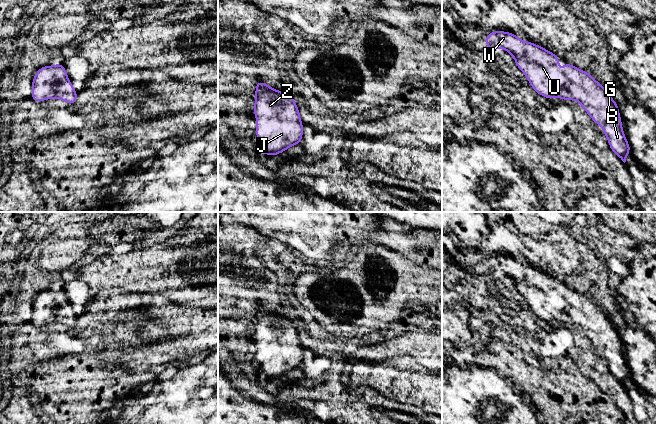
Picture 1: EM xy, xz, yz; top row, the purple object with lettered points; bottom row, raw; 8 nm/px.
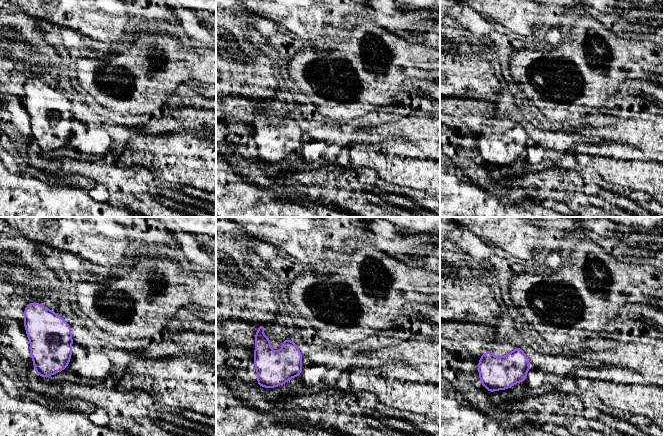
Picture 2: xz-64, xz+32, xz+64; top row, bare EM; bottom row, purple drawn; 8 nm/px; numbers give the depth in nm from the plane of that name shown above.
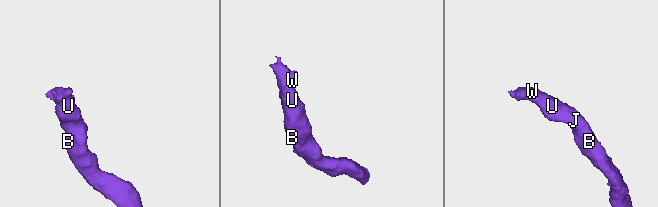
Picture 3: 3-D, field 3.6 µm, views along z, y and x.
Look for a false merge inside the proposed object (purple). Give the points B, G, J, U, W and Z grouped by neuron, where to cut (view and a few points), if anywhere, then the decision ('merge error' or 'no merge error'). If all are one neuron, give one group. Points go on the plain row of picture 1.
B G J U W Z; no cut; no merge error

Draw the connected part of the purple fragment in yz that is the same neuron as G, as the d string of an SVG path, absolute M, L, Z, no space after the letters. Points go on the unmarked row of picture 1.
M493 255L484 262L487 274L504 273L509 276L518 291L526 300L532 312L545 322L554 321L563 324L575 324L580 327L592 344L600 349L607 361L611 374L625 387L630 376L630 369L626 364L618 328L608 318L606 313L597 306L590 297L578 293L565 286L564 293L558 291L559 282L552 276L532 266L524 266L511 256Z

